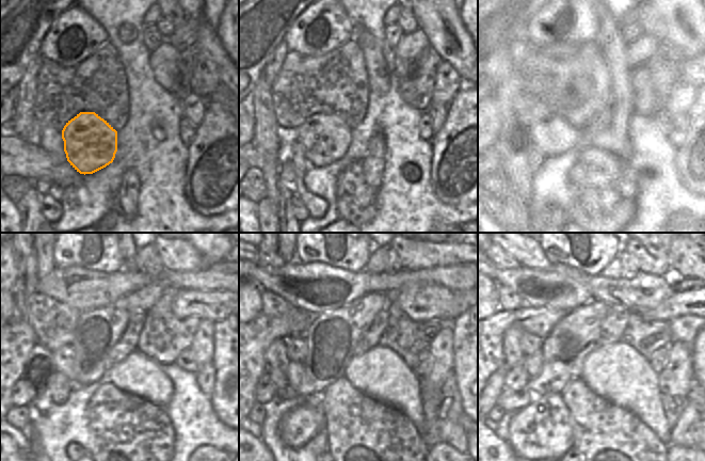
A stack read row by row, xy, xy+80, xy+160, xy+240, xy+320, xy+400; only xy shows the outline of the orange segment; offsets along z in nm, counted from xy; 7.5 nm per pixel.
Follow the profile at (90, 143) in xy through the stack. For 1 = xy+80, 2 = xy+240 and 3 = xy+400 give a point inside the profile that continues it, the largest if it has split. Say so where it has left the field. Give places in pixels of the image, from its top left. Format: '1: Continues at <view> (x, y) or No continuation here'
1: Continues at xy+80 (324, 138)
2: Continues at xy+240 (64, 358)
3: Continues at xy+400 (530, 344).

